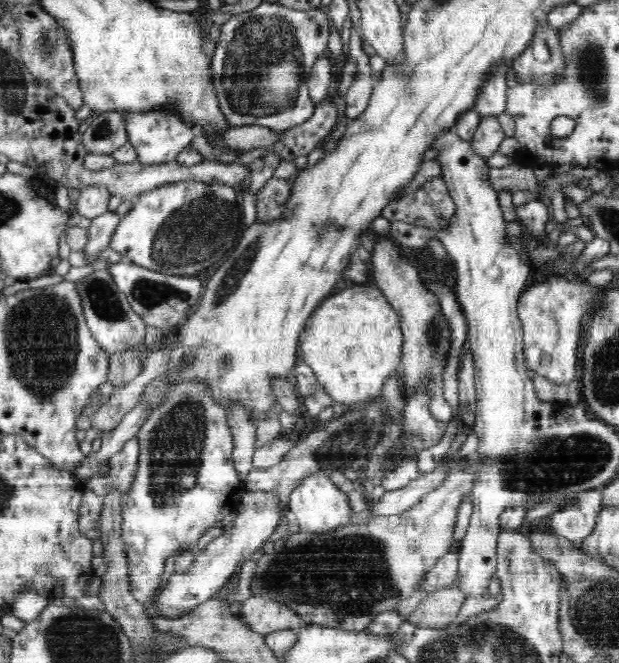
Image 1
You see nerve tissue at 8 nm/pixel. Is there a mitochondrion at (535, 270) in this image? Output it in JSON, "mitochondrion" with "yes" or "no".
{"mitochondrion":"no"}

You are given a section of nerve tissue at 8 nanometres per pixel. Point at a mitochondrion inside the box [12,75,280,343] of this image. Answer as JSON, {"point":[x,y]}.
{"point":[201,230]}

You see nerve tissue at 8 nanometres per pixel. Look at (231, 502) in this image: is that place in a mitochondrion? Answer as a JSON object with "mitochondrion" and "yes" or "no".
{"mitochondrion":"no"}

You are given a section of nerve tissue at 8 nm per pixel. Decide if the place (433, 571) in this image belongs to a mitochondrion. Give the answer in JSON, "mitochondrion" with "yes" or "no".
{"mitochondrion":"no"}

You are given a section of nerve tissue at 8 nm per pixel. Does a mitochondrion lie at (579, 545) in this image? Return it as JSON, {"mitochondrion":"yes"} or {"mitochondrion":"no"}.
{"mitochondrion":"no"}

